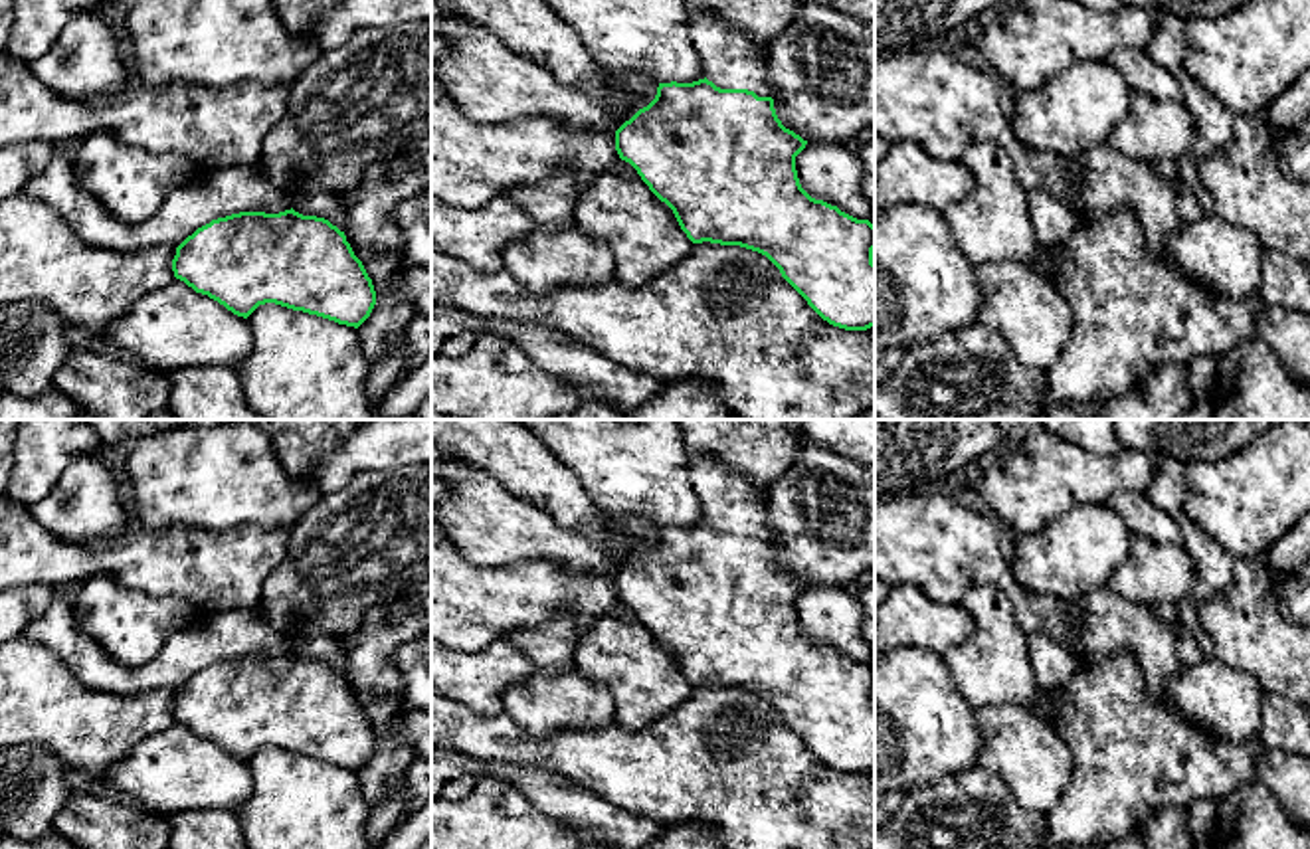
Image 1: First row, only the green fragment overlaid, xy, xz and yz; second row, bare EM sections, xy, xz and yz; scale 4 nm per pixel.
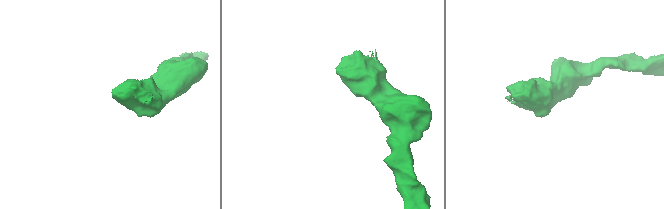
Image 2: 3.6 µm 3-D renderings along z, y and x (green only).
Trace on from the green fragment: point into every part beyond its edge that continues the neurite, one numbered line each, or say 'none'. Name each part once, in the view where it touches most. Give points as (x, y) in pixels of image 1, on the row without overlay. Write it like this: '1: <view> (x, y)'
1: xz (731, 503)

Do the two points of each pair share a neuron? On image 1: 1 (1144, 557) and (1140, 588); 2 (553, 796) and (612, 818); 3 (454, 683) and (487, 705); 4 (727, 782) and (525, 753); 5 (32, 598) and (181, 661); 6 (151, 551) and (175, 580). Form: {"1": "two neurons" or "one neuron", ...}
{"1": "one neuron", "2": "one neuron", "3": "one neuron", "4": "one neuron", "5": "two neurons", "6": "one neuron"}

